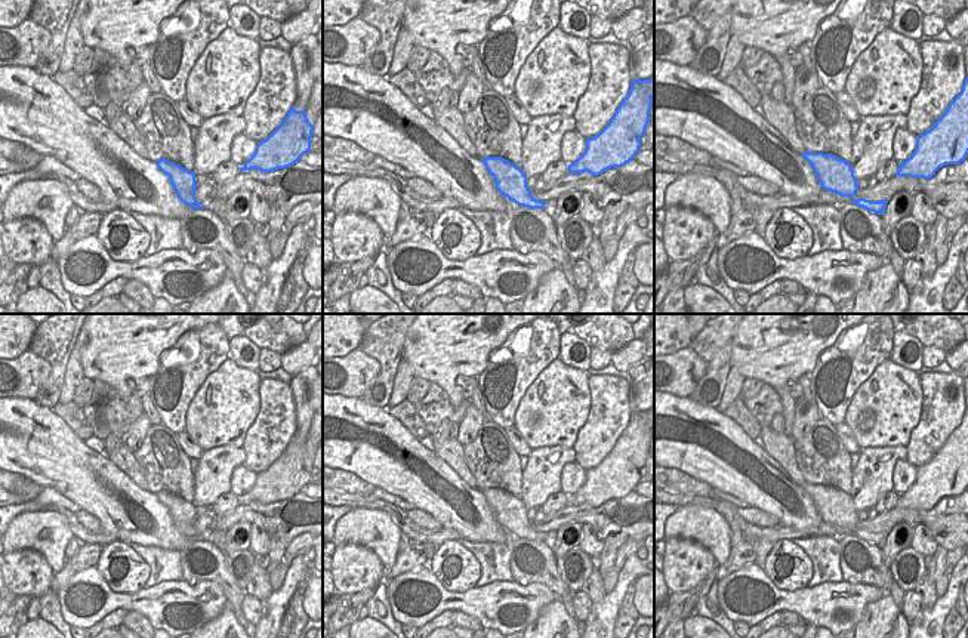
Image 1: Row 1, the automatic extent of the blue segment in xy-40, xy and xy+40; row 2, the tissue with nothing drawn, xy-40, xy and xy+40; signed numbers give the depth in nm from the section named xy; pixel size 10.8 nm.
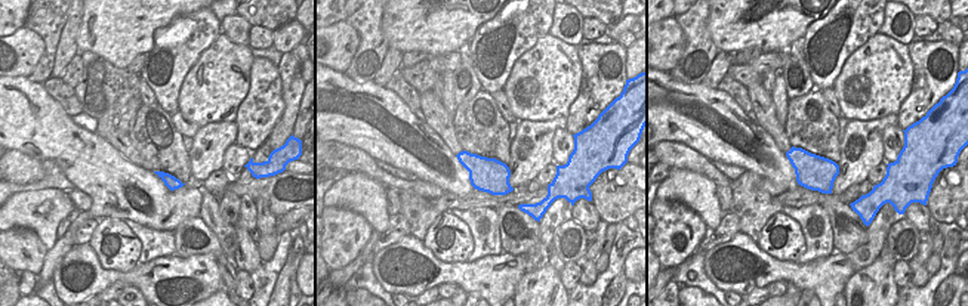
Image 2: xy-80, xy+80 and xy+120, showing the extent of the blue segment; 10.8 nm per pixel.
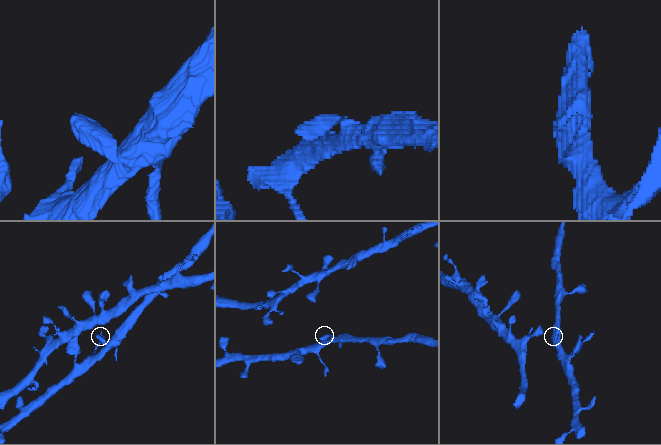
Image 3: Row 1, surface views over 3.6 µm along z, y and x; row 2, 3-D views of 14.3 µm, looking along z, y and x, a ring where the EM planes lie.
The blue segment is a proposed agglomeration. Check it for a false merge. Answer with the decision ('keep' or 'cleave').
keep

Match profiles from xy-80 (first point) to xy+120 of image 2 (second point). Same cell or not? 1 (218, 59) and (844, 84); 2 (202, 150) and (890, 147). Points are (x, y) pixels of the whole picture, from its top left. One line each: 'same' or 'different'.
1: same
2: different

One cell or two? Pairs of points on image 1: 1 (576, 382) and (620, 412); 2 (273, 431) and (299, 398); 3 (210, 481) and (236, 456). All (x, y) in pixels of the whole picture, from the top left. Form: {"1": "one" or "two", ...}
{"1": "two", "2": "two", "3": "one"}

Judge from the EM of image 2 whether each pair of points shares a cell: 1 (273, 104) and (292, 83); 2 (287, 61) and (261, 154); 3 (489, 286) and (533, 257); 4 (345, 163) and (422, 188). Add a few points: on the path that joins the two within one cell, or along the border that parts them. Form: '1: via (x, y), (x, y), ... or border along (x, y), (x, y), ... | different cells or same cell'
1: border along (279, 67), (283, 113), (273, 129) | different cells
2: via (290, 84), (290, 113), (281, 130) | same cell
3: border along (520, 256), (527, 271) | different cells
4: via (364, 163), (384, 178), (403, 184) | same cell

